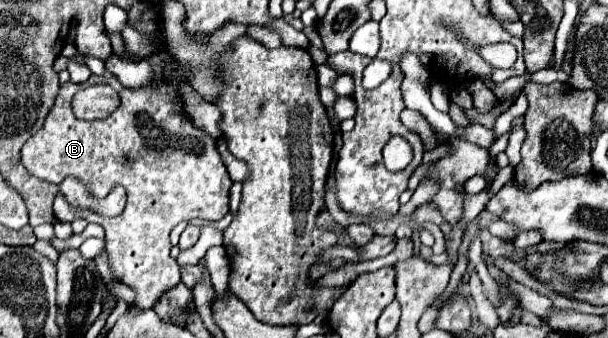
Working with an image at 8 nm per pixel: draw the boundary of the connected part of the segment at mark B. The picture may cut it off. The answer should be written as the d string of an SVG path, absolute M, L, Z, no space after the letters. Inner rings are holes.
M169 62L162 63L159 68L161 76L157 81L145 88L139 88L139 90L125 88L119 82L119 78L115 74L111 74L107 68L101 76L91 74L91 78L83 84L65 82L59 88L55 106L47 114L45 124L41 126L41 130L35 136L31 136L25 142L25 146L21 150L23 166L29 170L29 174L37 176L39 180L45 180L51 184L61 184L67 176L73 176L73 178L81 180L87 186L89 194L95 198L107 196L115 186L123 186L127 190L127 206L125 206L123 214L119 214L117 218L105 218L105 216L99 216L91 210L73 208L61 196L55 198L53 212L55 212L55 218L61 222L73 222L77 218L83 218L87 222L95 222L105 228L105 252L109 256L111 274L115 280L119 280L135 290L133 304L141 306L141 308L151 308L163 292L171 290L181 280L179 278L179 264L169 254L171 252L169 232L179 222L183 222L183 220L187 222L191 218L221 220L229 212L229 190L233 186L233 180L229 178L229 172L227 172L227 168L221 160L221 154L217 150L217 140L211 138L207 132L193 126L193 122L183 114L180 92L167 82L167 78L176 68L183 83L188 84L189 71L180 62L177 66L171 65ZM91 84L109 84L115 90L121 90L119 108L105 120L87 122L87 120L75 118L75 114L71 112L71 96L77 90L87 88Z

